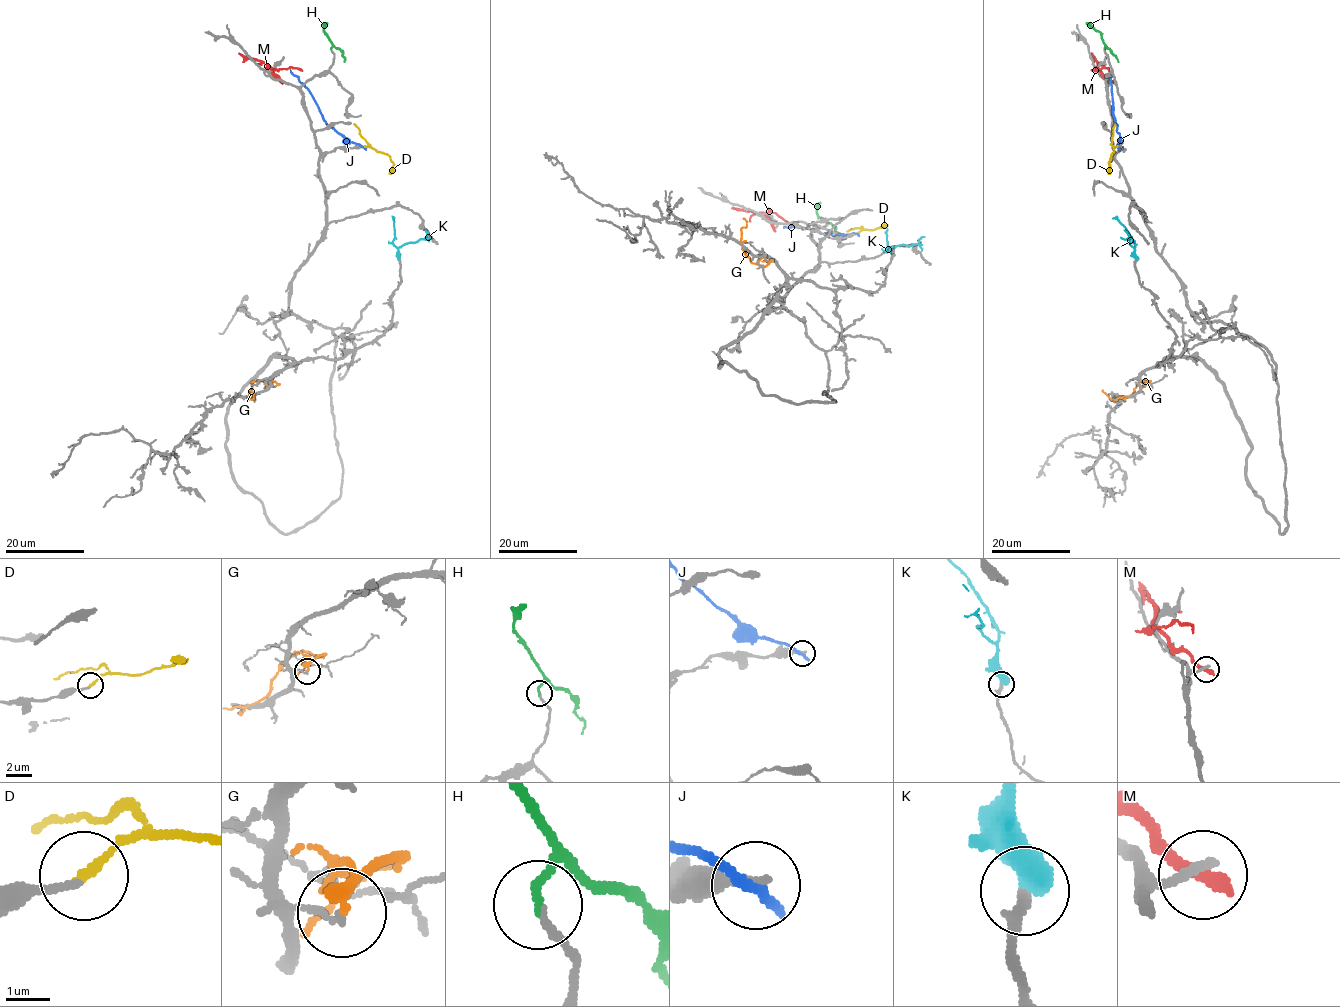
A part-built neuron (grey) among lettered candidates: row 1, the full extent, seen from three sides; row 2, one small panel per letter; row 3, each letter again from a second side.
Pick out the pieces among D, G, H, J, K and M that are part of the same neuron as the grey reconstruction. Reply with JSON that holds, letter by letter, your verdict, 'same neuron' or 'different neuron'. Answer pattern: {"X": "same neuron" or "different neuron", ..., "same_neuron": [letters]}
{"D": "same neuron", "G": "different neuron", "H": "same neuron", "J": "different neuron", "K": "same neuron", "M": "different neuron", "same_neuron": ["D", "H", "K"]}

